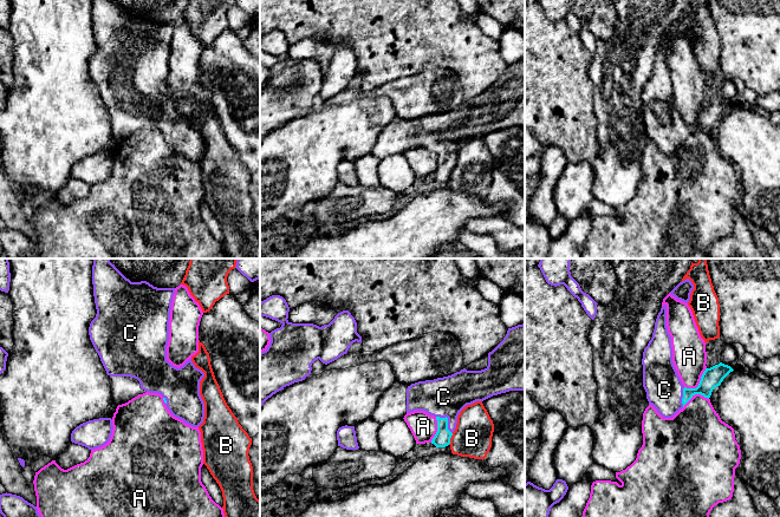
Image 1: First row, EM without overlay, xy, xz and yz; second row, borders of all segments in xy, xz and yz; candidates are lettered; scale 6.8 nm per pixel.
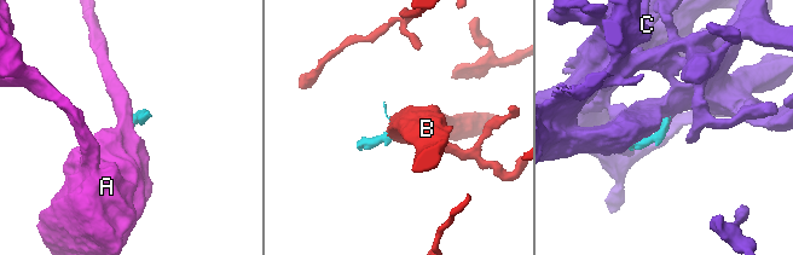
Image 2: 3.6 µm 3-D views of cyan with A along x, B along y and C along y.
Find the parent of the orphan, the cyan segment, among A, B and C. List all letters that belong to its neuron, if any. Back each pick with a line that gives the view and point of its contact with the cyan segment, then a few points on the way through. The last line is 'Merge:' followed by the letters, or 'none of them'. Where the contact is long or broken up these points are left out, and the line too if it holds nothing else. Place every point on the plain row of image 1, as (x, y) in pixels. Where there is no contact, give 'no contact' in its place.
C: contact xz (447, 156)
Merge: C

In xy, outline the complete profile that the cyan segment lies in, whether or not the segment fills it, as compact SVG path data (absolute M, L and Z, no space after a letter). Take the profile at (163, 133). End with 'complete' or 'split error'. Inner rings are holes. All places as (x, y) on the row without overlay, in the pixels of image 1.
M93 0L92 20L97 50L90 59L89 71L109 111L113 139L125 139L145 127L158 129L174 152L199 163L204 153L204 138L200 131L204 109L191 94L180 104L167 96L175 24L157 24L147 17L131 18L115 0Z; split error

